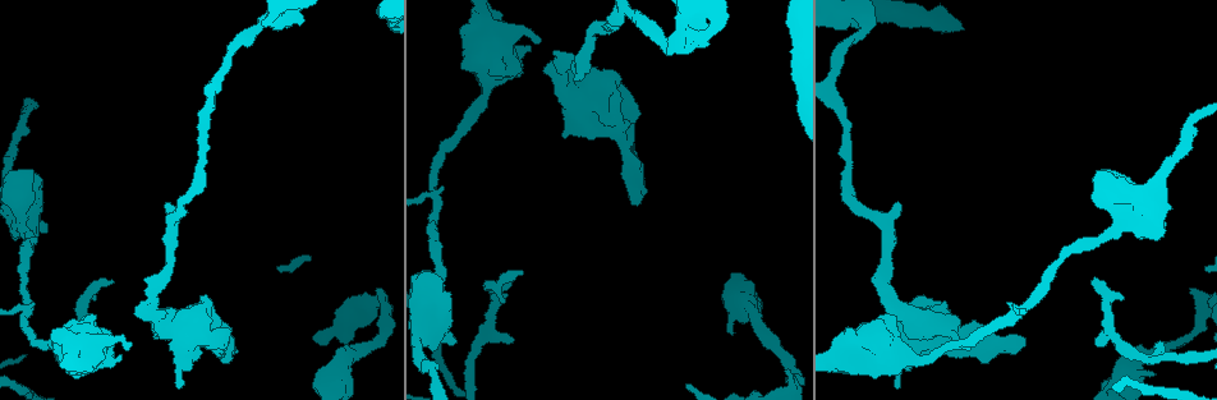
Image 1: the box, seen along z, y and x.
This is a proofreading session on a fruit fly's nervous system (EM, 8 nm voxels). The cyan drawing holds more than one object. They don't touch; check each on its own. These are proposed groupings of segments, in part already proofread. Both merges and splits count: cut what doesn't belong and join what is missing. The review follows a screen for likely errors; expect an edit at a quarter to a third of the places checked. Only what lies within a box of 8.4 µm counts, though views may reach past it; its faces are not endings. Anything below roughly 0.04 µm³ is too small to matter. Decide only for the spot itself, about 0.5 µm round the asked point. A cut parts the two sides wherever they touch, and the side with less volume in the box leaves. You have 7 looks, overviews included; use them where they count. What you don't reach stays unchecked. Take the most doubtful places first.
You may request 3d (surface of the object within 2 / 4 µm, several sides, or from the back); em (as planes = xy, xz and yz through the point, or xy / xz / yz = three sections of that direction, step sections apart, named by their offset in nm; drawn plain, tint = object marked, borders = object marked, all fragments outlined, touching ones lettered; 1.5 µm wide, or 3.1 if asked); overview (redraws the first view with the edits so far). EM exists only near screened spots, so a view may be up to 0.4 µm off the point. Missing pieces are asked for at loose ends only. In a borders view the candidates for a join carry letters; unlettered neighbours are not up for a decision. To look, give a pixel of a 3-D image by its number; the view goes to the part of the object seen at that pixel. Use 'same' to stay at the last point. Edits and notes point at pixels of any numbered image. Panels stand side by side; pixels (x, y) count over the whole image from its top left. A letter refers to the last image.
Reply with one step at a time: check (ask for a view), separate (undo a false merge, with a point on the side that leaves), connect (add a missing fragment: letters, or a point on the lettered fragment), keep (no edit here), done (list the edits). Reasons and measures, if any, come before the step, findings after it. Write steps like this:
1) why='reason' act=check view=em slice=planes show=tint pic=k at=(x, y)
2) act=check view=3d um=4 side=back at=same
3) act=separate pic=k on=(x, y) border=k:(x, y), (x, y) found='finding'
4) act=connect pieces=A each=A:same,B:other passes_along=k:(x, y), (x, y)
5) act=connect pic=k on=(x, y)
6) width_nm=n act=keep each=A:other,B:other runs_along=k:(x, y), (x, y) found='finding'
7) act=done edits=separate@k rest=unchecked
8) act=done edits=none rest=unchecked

why='sharp bend' act=check view=em slice=planes show=borders pic=1 at=(432, 195)

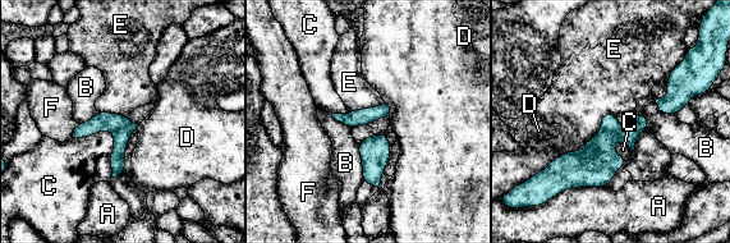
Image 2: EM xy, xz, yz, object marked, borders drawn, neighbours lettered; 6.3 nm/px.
act=separate pic=2 on=(108, 122) each=A:other,B:other,C:other,D:other,E:other,F:other part_leaving=2:(388, 108), (357, 118), (338, 117) found='a second cell is stuck on'

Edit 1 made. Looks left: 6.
act=check view=overview

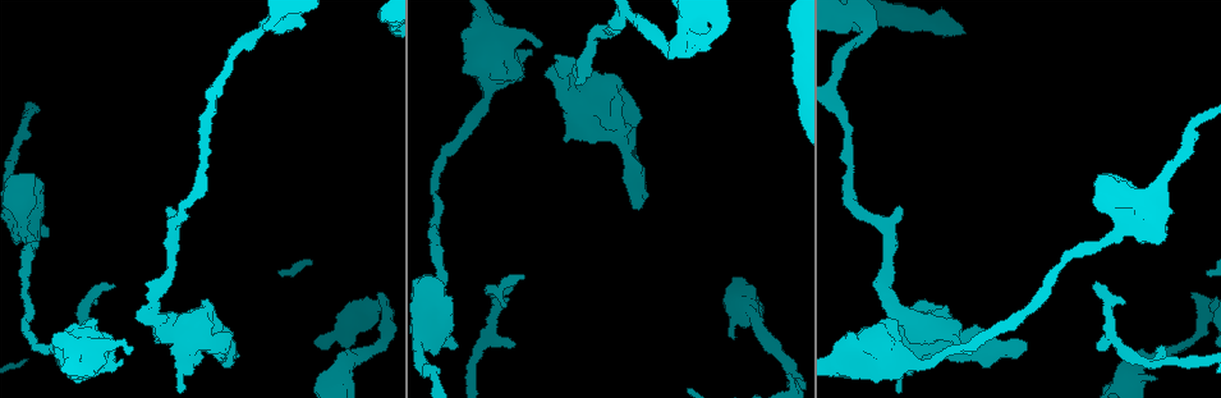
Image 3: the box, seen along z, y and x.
why='branch stops here' act=check view=3d um=2 pic=3 at=(1104, 348)

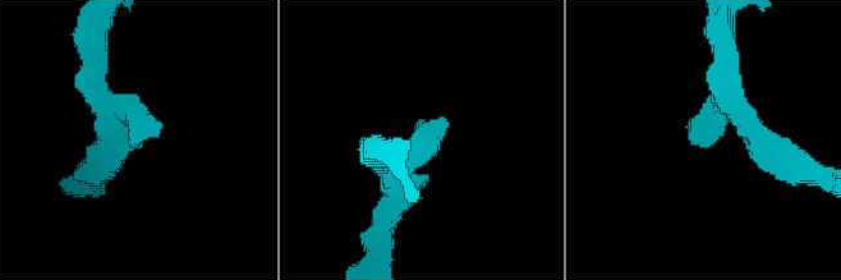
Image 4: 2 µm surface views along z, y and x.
act=check view=em slice=planes show=plain pic=4 at=(131, 147)

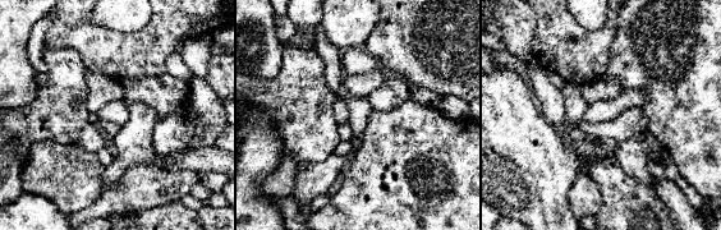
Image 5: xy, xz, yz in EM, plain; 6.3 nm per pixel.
why='see the neighbours' act=check view=em slice=planes show=borders at=same

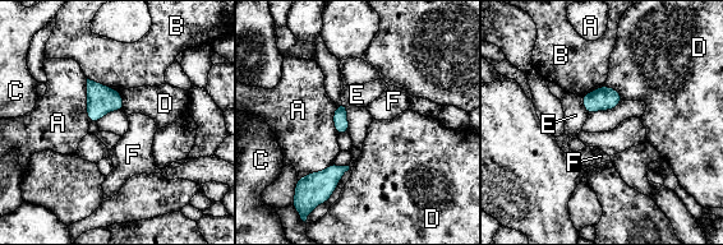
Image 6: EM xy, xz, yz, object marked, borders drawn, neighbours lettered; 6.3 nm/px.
act=keep each=A:other,B:other,C:other,D:other,E:other,F:other border=6:(86, 78), (86, 116), (90, 123) found='none of them fits'

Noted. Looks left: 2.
why='thick turns thin' act=check view=em slice=planes show=tint pic=3 at=(565, 69)

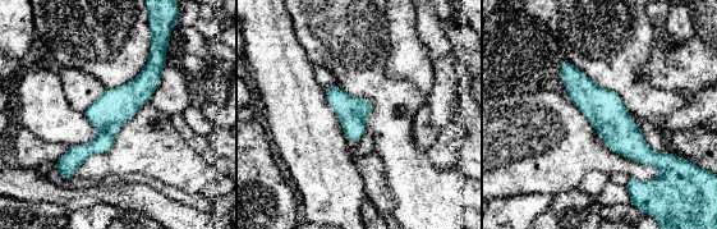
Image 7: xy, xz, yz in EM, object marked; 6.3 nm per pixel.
act=check view=em slice=planes show=borders at=same

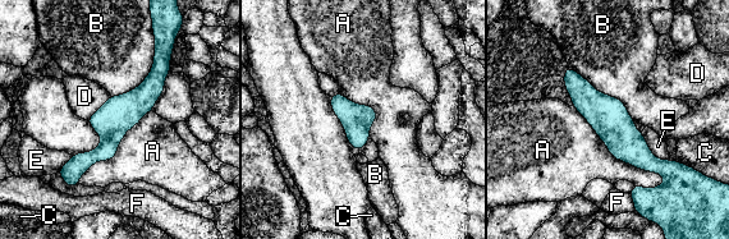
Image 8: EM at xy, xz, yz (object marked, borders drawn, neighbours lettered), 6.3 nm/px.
width_nm=190 act=keep each=A:other,B:other,C:other,D:other,E:other,F:other border=8:(572, 106), (615, 159), (665, 182) found='continuous, no second cell'

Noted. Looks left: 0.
act=done edits=separate@2 rest=unchecked

